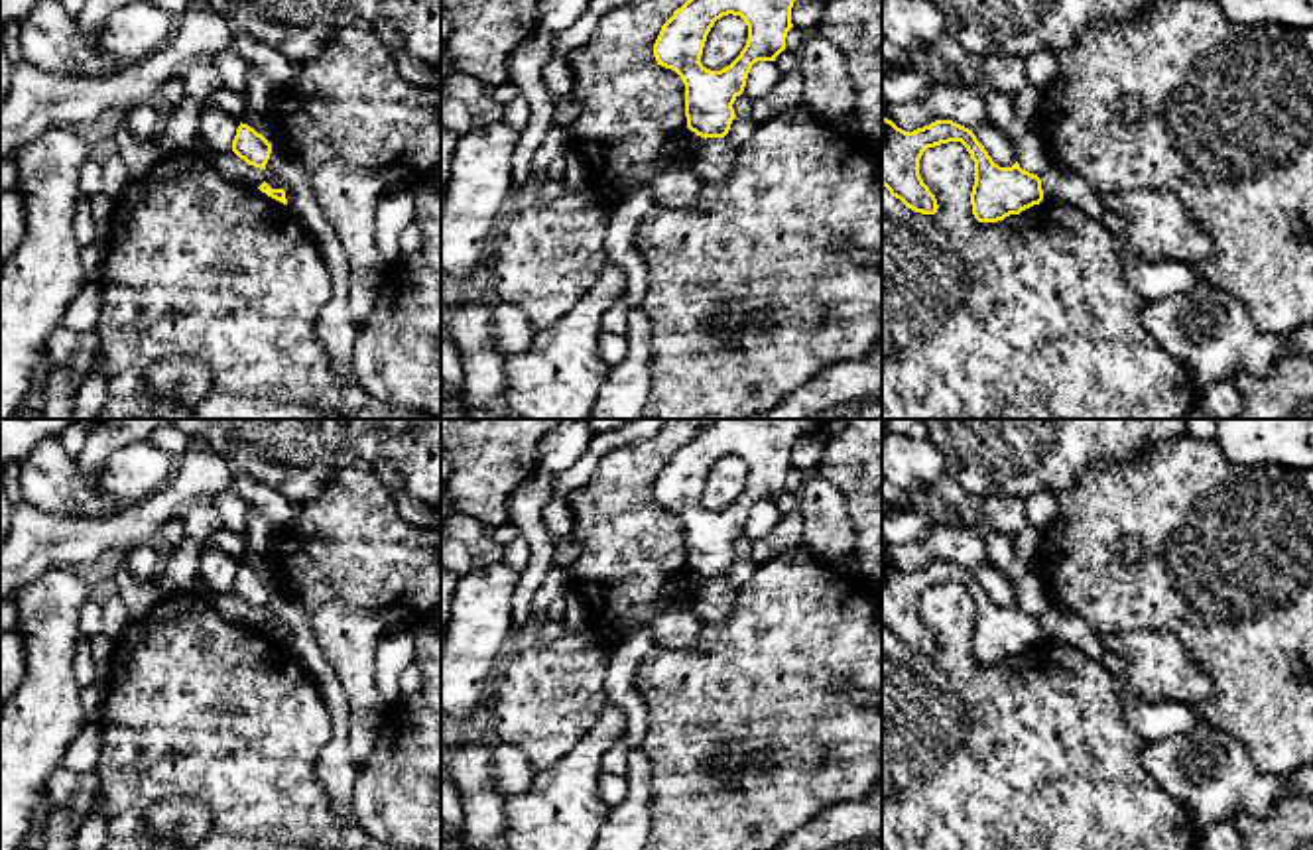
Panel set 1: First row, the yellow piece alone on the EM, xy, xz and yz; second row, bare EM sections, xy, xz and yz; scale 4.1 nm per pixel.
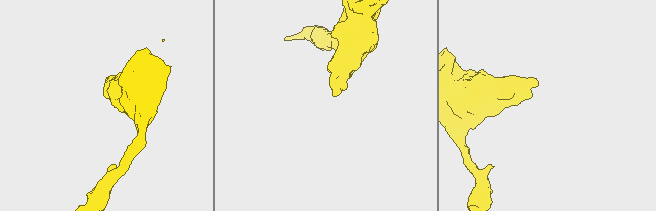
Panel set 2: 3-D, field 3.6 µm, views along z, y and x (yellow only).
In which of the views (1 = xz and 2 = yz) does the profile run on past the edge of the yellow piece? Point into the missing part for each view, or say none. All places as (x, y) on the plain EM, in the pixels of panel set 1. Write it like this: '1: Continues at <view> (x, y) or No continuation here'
1: No continuation here
2: No continuation here

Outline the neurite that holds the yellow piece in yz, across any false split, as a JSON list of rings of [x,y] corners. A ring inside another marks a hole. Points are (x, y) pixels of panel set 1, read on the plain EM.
[[[882,557],[882,626],[907,649],[935,655],[939,645],[919,616],[919,600],[927,588],[949,582],[961,582],[974,602],[970,645],[978,663],[998,663],[1043,641],[1037,616],[1022,610],[1018,602],[1000,608],[972,571],[953,561],[935,561],[906,573]]]

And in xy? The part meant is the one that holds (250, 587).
[[[240,563],[236,577],[232,580],[232,592],[248,606],[266,610],[266,604],[272,594],[272,584],[254,569]]]

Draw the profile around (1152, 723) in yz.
[[[1053,602],[1039,620],[1043,639],[1073,645],[1087,657],[1102,663],[1114,675],[1124,716],[1146,742],[1157,742],[1181,734],[1197,724],[1193,710],[1185,704],[1165,700],[1156,706],[1144,706],[1134,700],[1126,691],[1126,659],[1118,653],[1106,651],[1100,636],[1085,620]]]

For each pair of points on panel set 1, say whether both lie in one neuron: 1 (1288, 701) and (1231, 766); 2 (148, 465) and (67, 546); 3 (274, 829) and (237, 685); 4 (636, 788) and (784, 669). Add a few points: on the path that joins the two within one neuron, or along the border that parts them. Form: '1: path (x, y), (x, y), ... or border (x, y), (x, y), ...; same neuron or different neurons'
1: border (1205, 725), (1231, 732), (1262, 772), (1284, 776); different neurons
2: border (170, 481), (146, 498), (128, 504); different neurons
3: path (264, 793), (237, 721); same neuron
4: border (640, 748), (650, 768), (648, 825); different neurons

